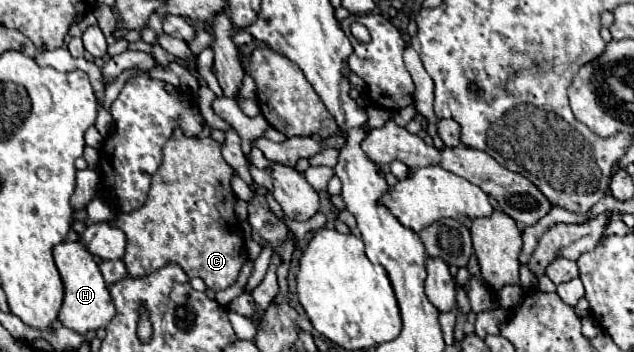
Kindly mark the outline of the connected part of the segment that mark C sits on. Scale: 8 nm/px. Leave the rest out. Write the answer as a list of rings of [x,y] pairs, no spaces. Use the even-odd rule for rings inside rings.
[[[175,133],[163,149],[163,165],[153,177],[145,205],[119,215],[115,221],[127,237],[123,255],[127,277],[139,279],[167,261],[175,261],[189,277],[201,277],[213,291],[231,287],[247,261],[243,231],[233,211],[231,175],[233,169],[225,163],[219,143],[211,137],[197,139]]]

